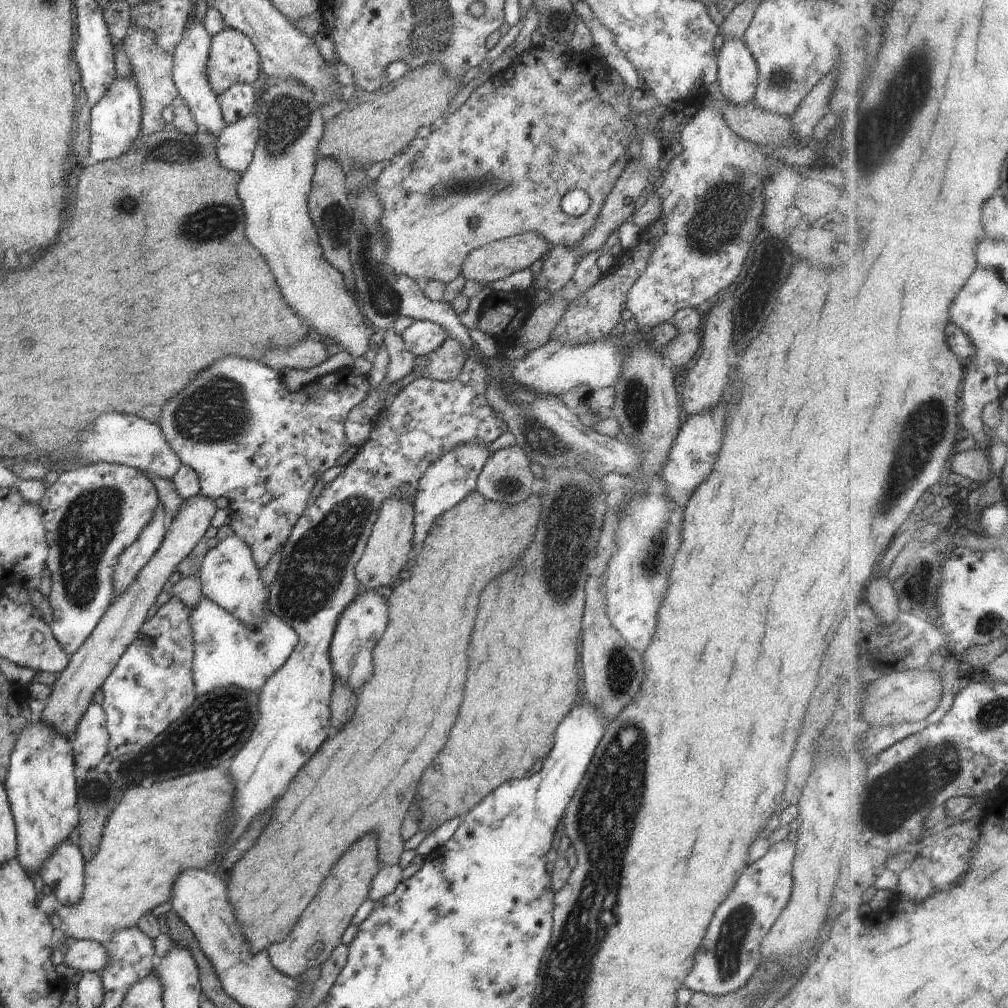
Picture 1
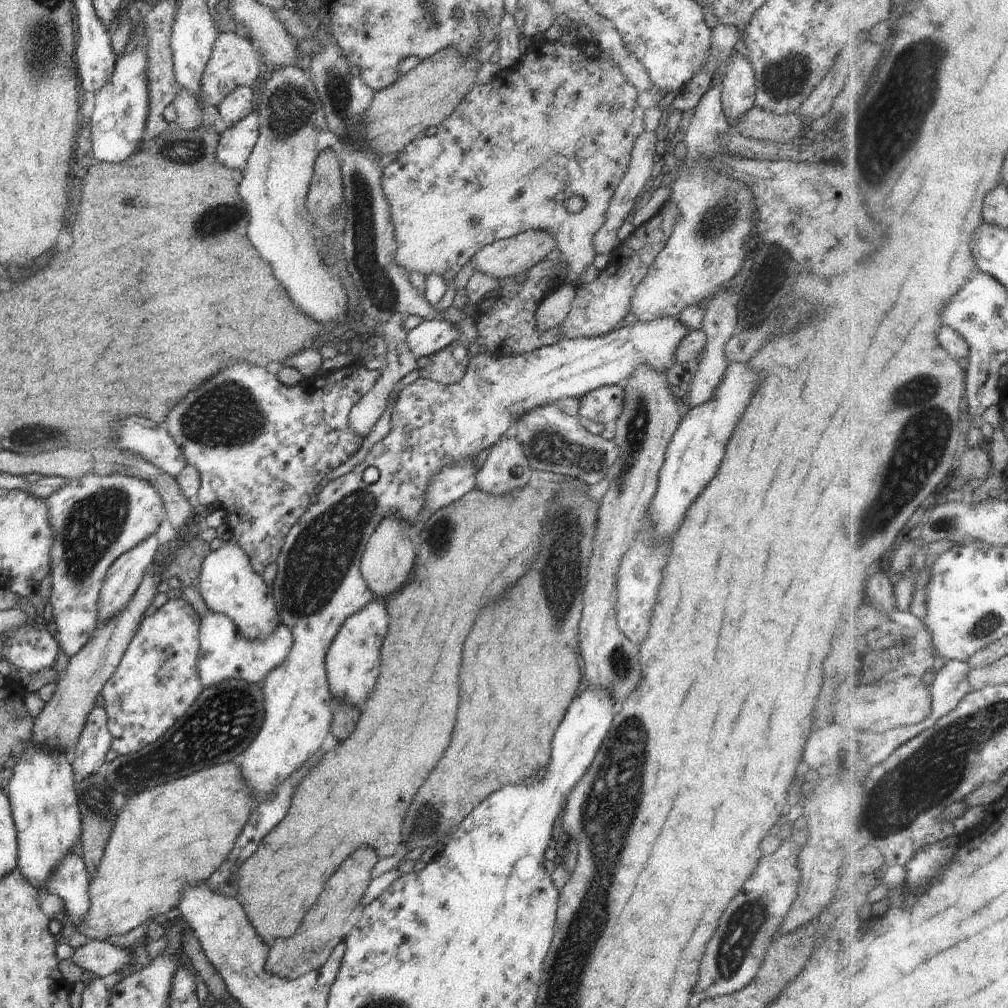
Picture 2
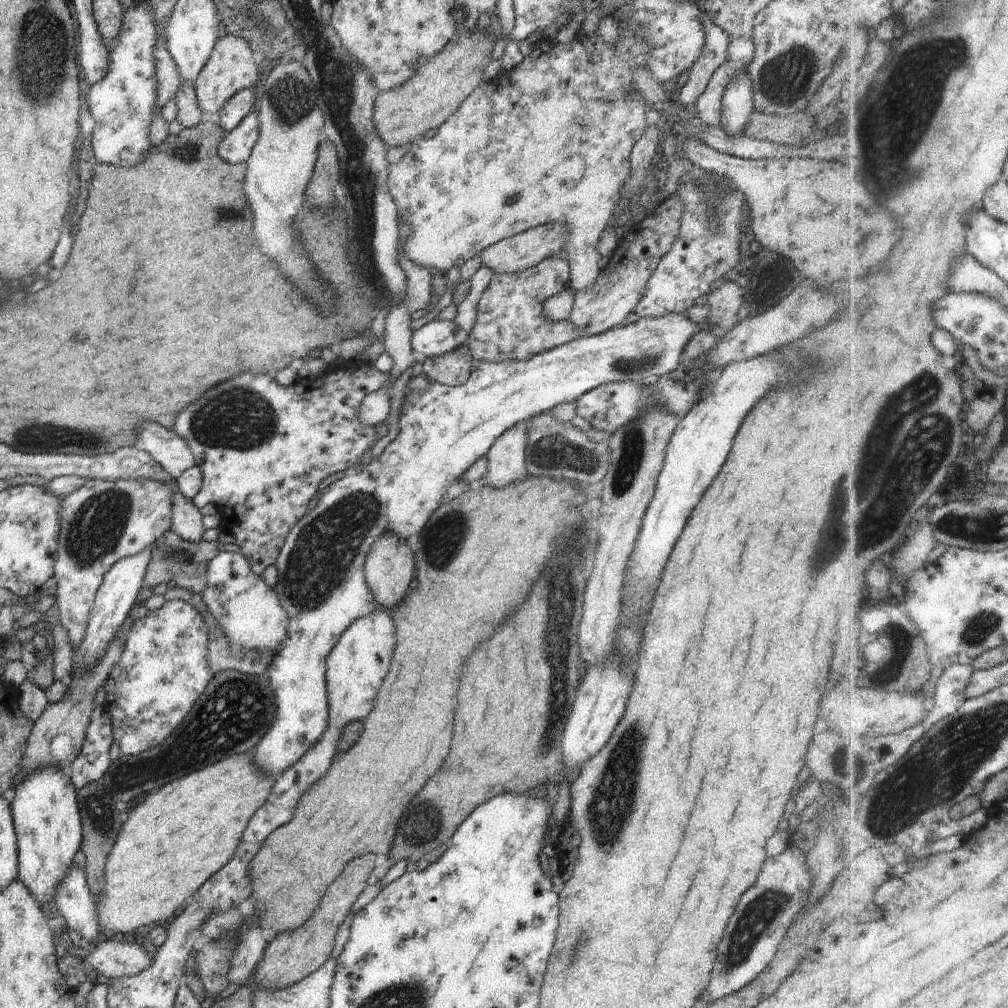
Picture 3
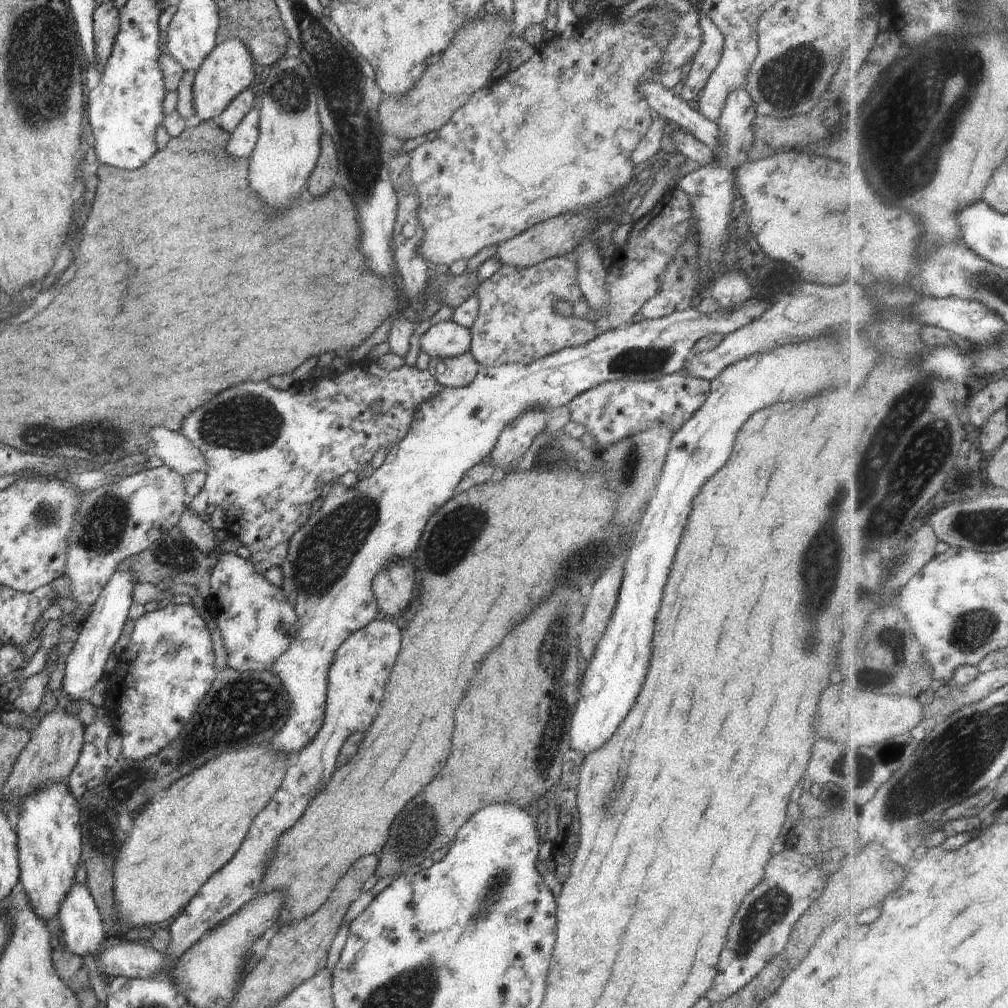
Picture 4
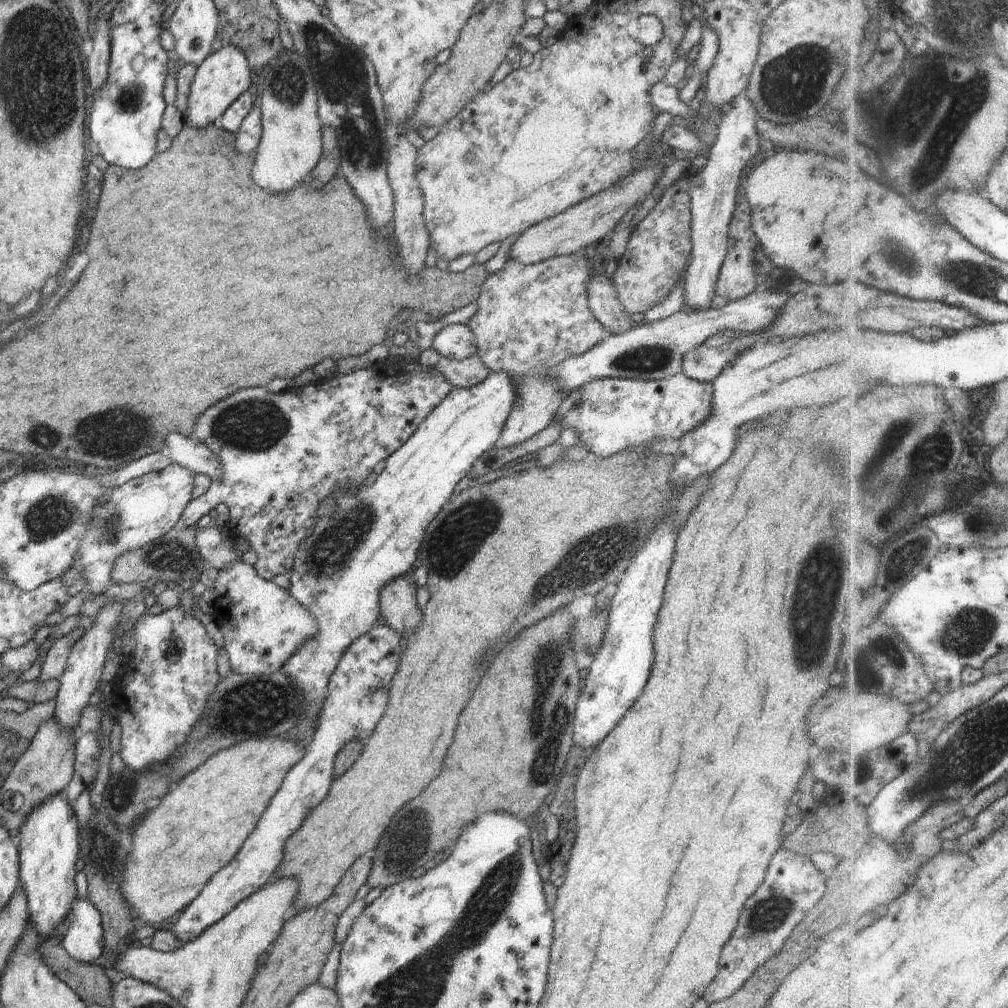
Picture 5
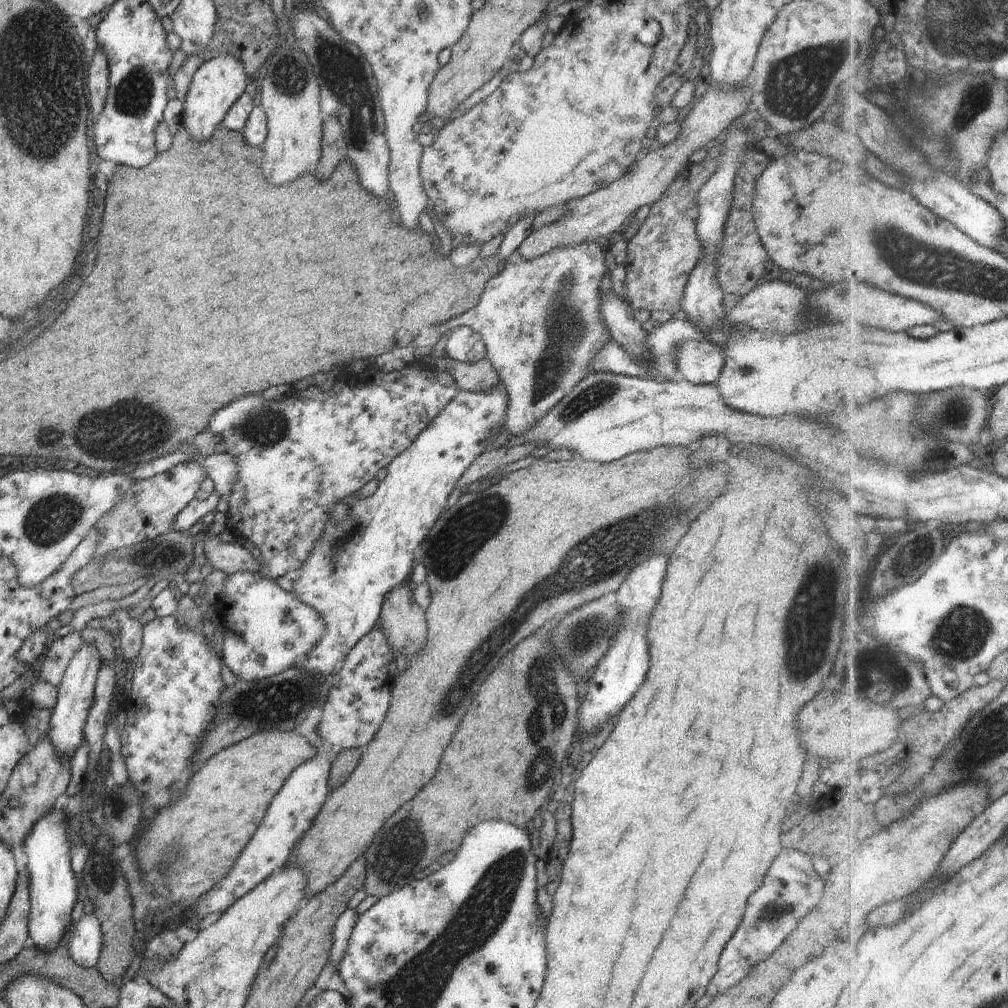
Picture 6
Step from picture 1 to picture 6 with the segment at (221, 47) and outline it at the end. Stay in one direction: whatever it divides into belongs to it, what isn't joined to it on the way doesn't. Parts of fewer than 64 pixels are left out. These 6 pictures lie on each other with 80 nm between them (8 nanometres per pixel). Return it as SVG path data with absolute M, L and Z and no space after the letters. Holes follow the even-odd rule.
M221 54L215 57L206 57L192 77L181 112L183 128L191 134L197 143L207 141L213 135L216 127L222 124L225 114L237 101L237 98L250 90L246 86L246 80L248 80L248 76L243 64L235 56Z

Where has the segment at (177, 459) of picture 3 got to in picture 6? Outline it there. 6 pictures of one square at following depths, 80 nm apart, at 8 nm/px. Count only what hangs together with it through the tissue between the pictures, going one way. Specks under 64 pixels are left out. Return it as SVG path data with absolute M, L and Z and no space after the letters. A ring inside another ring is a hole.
M194 452L196 461L215 484L215 492L219 494L216 505L217 512L228 512L229 496L232 492L234 483L238 478L237 462L230 453L213 454L209 457L202 457Z

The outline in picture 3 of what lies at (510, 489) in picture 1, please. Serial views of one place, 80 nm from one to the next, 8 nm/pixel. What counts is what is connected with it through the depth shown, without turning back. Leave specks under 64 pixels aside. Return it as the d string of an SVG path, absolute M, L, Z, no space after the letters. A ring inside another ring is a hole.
M530 418L516 423L503 432L486 453L488 473L480 482L490 487L502 488L526 478L525 450L529 433Z

